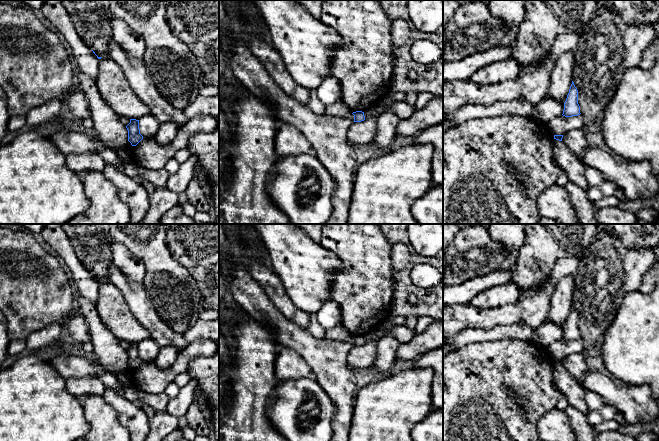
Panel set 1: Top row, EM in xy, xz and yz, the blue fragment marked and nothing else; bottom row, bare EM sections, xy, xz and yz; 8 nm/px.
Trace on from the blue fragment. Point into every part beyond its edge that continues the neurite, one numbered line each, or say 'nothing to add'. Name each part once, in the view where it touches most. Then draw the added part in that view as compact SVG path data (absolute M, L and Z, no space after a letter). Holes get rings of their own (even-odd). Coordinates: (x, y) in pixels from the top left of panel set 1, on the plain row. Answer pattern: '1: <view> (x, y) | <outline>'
nothing to add

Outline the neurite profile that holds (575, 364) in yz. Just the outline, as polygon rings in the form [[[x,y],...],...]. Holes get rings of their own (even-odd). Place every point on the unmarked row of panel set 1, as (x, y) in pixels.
[[[583,352],[574,353],[563,359],[562,365],[569,374],[582,386],[581,382],[585,373],[588,371],[588,366],[585,362]]]

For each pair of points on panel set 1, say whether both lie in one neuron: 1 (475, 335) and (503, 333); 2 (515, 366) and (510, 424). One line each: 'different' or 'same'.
1: same
2: same

